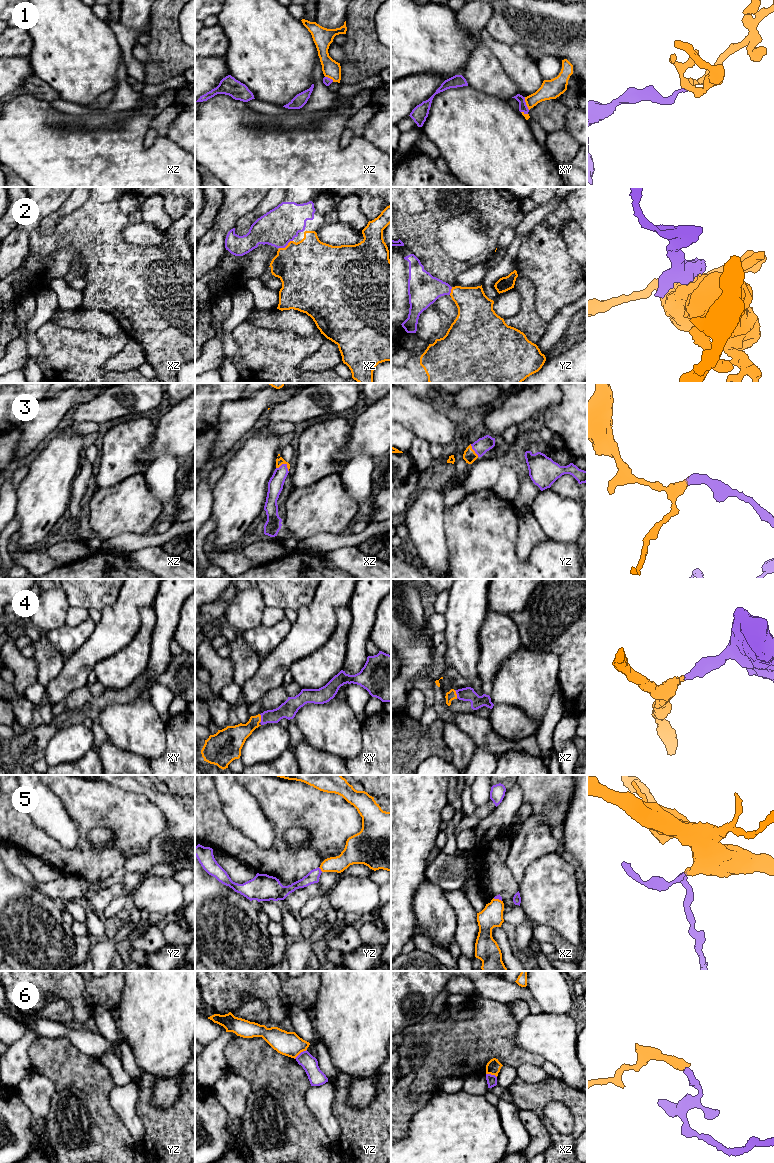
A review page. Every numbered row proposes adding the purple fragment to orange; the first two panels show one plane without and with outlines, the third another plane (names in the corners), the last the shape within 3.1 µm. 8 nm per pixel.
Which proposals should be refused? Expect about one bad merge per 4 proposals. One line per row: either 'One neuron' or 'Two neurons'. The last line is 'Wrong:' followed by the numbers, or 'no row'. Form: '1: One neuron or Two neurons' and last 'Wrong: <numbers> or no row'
1: Two neurons
2: One neuron
3: One neuron
4: One neuron
5: One neuron
6: Two neurons
Wrong: 1, 6

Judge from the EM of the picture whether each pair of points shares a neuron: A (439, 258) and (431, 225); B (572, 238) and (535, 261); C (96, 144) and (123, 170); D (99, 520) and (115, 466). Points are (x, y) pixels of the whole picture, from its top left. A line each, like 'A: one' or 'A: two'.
A: one
B: two
C: one
D: two

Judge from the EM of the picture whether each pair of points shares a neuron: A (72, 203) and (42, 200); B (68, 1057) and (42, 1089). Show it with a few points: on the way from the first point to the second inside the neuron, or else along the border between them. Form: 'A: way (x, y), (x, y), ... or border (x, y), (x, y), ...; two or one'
A: border (69, 197), (55, 211), (45, 217); two
B: border (31, 1070), (54, 1083), (50, 1103); two

